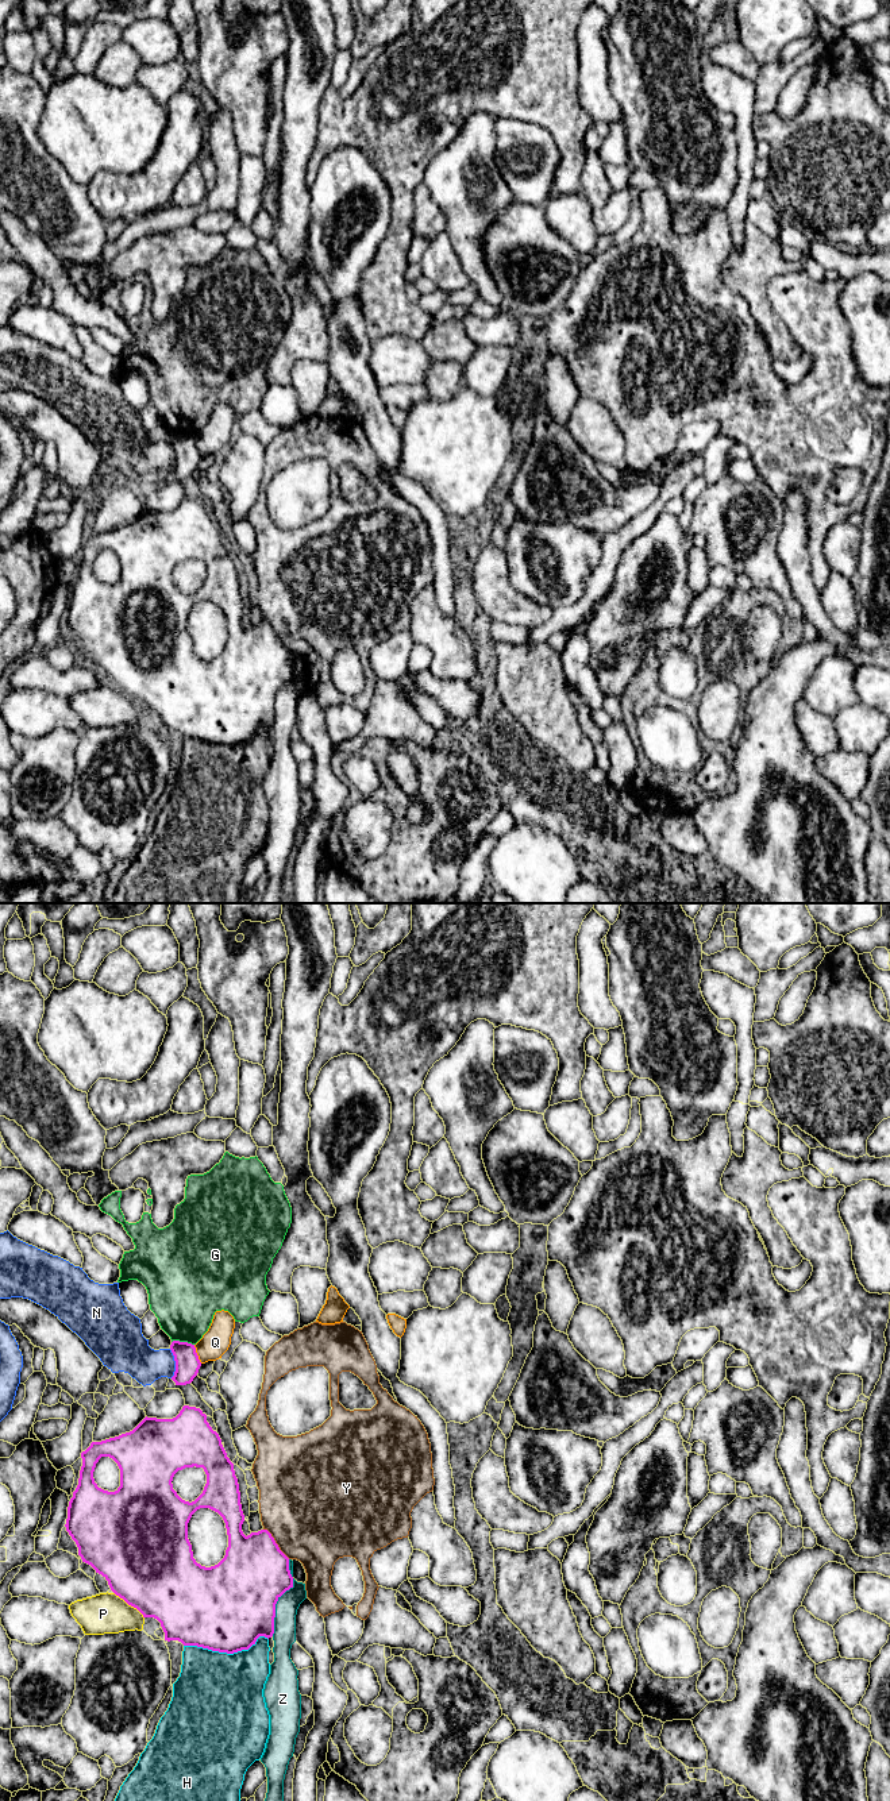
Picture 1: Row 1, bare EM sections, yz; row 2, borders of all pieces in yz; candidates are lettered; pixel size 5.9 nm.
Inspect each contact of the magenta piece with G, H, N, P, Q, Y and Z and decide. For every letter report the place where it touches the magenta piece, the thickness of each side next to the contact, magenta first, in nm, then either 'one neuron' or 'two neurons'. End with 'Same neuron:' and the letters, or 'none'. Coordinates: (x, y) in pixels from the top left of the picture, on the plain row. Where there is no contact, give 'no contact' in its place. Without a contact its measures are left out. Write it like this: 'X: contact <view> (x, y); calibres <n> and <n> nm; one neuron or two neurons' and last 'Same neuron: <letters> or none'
G: contact yz (182, 435); calibres 140 and 380 nm; two neurons
H: contact yz (226, 744); calibres 500 and 480 nm; two neurons
N: contact yz (176, 457); calibres 140 and 220 nm; two neurons
P: contact yz (130, 697); calibres 500 and 240 nm; two neurons
Q: contact yz (196, 447); calibres 140 and 170 nm; two neurons
Y: contact yz (276, 636); calibres 400 and 500 nm; two neurons
Z: contact yz (280, 689); calibres 460 and 140 nm; two neurons
Same neuron: none

